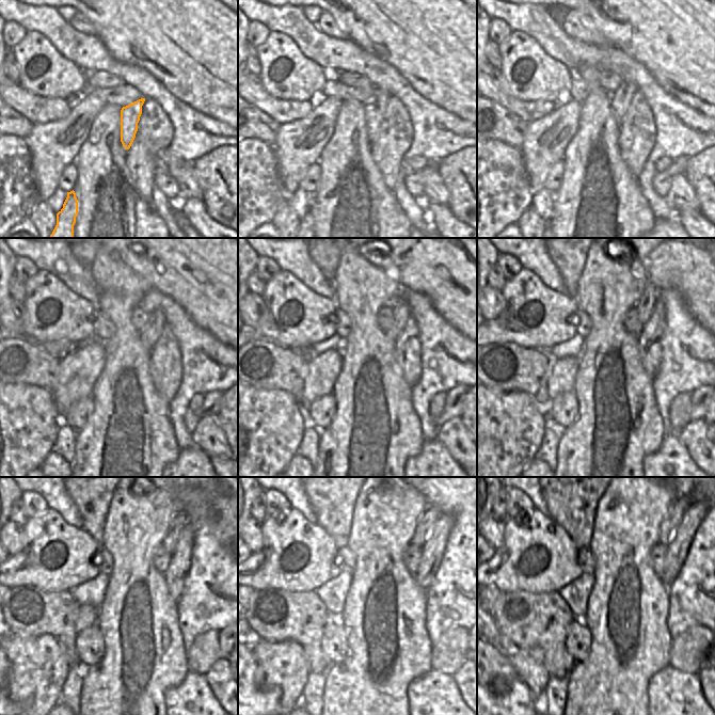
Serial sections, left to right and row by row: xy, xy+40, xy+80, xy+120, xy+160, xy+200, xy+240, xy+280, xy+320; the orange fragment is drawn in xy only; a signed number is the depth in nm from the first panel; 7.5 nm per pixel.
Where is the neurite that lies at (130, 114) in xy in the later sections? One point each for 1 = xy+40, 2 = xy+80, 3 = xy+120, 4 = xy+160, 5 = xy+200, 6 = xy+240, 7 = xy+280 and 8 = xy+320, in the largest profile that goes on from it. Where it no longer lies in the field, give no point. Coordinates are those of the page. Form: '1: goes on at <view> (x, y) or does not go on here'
1: goes on at xy+40 (375, 110)
2: goes on at xy+80 (621, 98)
3: goes on at xy+120 (148, 334)
4: goes on at xy+160 (400, 311)
5: goes on at xy+200 (646, 304)
6: goes on at xy+240 (179, 521)
7: goes on at xy+280 (425, 527)
8: goes on at xy+320 (673, 517)

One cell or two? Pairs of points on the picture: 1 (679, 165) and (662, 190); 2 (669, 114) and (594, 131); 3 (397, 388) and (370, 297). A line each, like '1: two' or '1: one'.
1: one
2: two
3: one

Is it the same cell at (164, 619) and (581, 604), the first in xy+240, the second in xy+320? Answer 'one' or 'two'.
two

